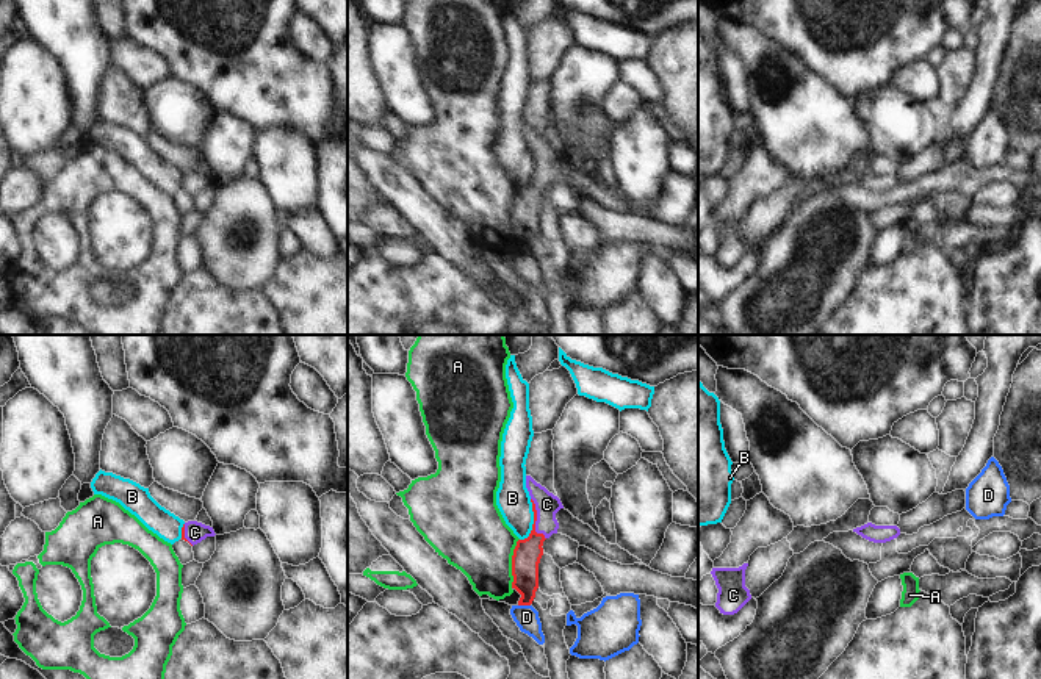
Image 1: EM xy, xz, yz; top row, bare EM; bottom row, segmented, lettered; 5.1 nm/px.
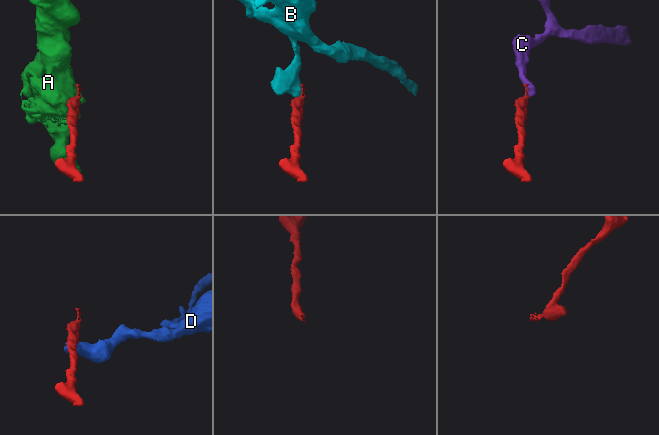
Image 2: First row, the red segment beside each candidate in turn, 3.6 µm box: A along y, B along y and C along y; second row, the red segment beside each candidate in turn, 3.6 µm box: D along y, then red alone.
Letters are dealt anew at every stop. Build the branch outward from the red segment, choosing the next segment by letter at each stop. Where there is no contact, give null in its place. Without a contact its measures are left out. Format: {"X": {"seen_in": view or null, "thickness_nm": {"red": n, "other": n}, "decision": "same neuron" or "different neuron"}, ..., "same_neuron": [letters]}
{"A": {"seen_in": "xz", "thickness_nm": {"red": 140, "other": 360}, "decision": "different neuron"}, "B": {"seen_in": "xz", "thickness_nm": {"red": 140, "other": 180}, "decision": "different neuron"}, "C": {"seen_in": "xz", "thickness_nm": {"red": 140, "other": 120}, "decision": "same neuron"}, "D": {"seen_in": "xz", "thickness_nm": {"red": 140, "other": 120}, "decision": "different neuron"}, "same_neuron": ["C"]}

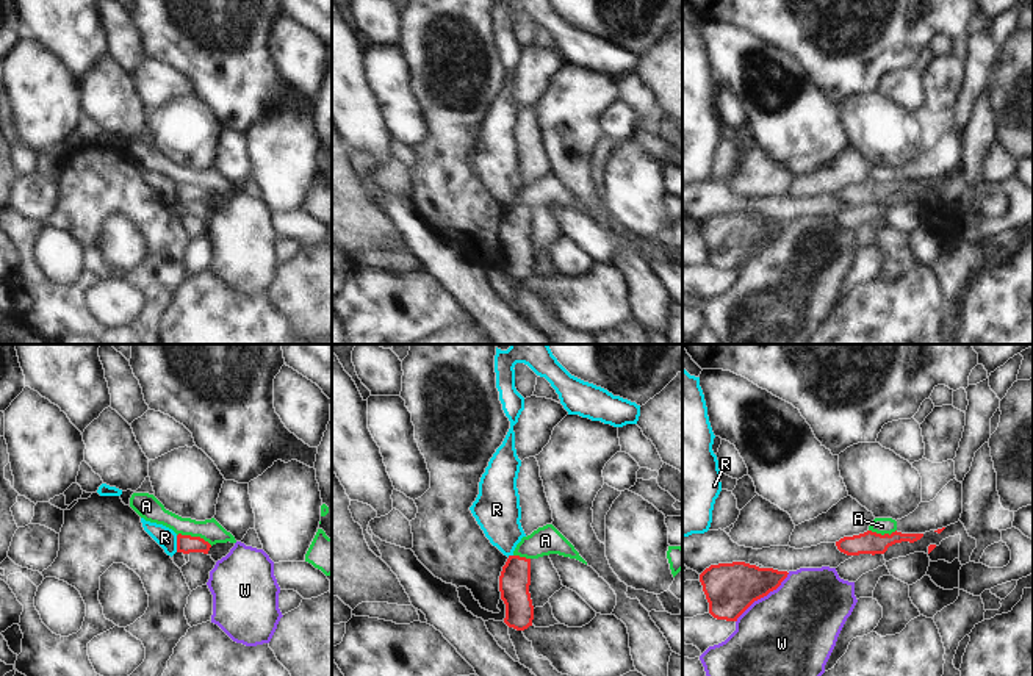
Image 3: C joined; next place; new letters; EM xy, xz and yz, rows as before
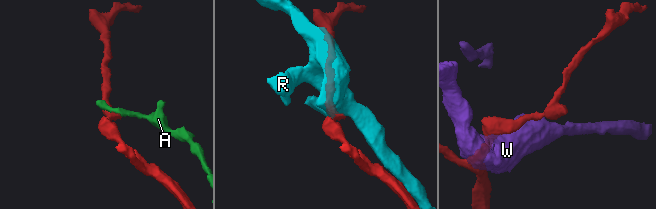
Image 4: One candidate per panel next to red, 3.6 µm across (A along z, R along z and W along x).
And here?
{"A": {"seen_in": "xy", "thickness_nm": {"red": 100, "other": 110}, "decision": "different neuron"}, "R": {"seen_in": "xy", "thickness_nm": {"red": 100, "other": 100}, "decision": "different neuron"}, "W": {"seen_in": "yz", "thickness_nm": {"red": 260, "other": 500}, "decision": "different neuron"}, "same_neuron": []}

